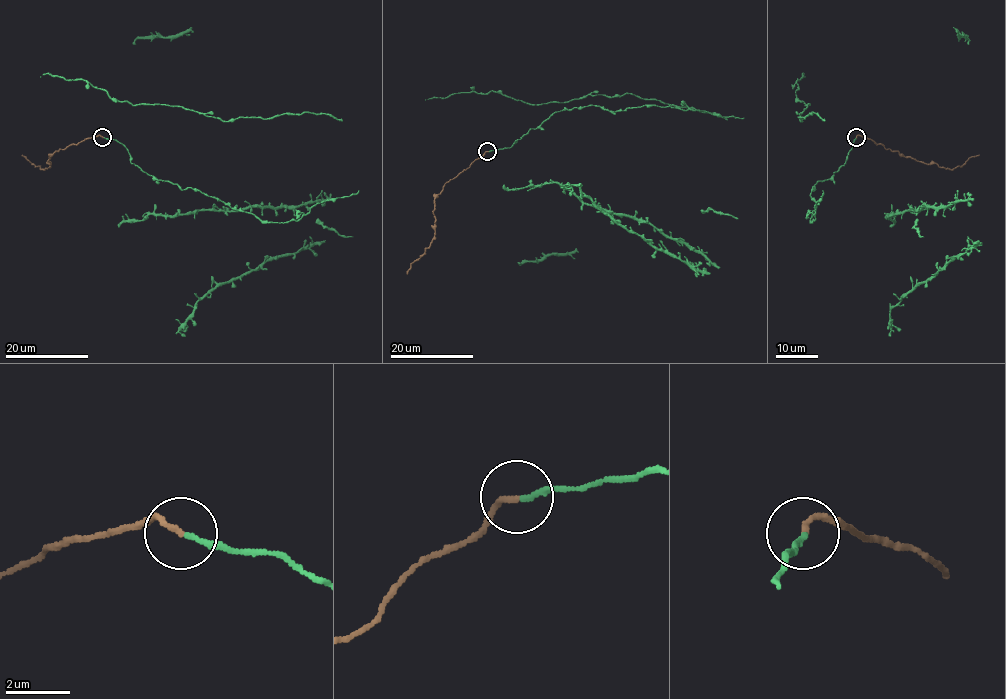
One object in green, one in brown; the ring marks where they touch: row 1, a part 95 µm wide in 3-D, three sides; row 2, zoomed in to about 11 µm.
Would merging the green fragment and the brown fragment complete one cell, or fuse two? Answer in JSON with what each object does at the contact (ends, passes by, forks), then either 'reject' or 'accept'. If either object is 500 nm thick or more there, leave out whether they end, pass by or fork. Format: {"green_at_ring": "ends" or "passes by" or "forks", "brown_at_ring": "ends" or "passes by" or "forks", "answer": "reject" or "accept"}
{"green_at_ring": "ends", "brown_at_ring": "ends", "answer": "accept"}

